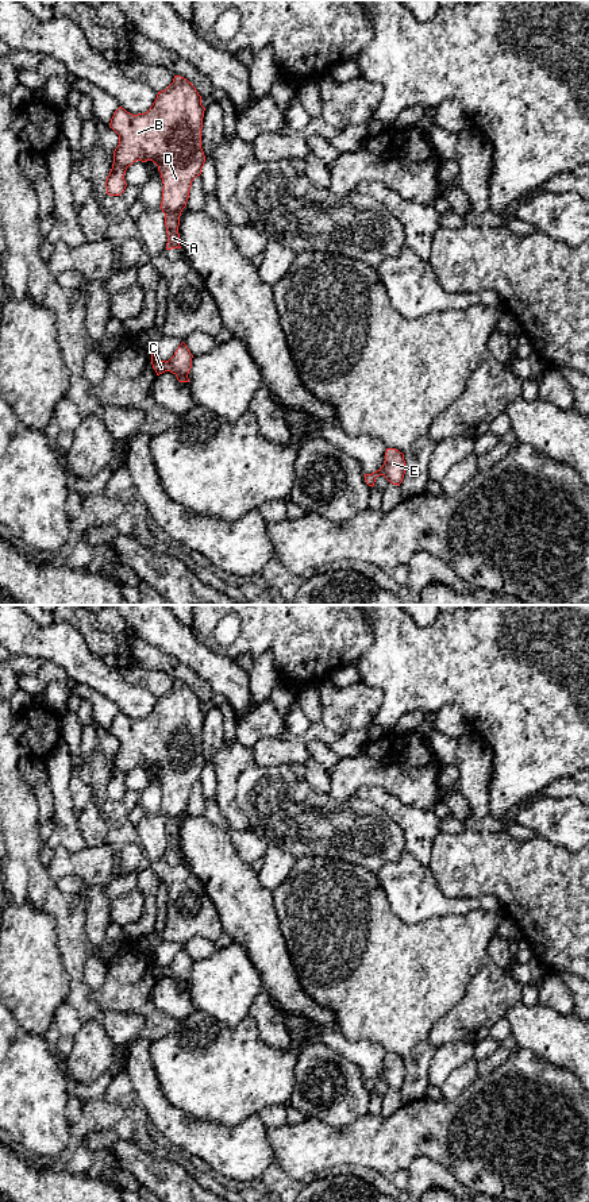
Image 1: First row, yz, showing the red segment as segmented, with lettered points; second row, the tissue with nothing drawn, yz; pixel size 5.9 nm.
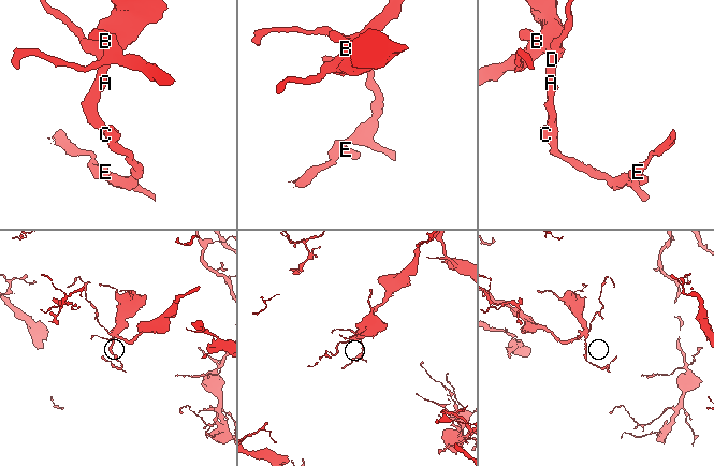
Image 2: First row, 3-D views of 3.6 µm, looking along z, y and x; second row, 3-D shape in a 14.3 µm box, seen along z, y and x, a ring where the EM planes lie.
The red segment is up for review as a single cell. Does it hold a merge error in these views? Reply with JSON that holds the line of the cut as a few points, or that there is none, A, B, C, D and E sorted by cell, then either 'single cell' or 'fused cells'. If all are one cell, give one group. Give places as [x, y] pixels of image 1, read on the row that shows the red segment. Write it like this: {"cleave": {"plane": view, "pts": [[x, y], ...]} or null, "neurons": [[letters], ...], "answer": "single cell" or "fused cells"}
{"cleave": null, "neurons": [["A", "B", "C", "D", "E"]], "answer": "single cell"}

